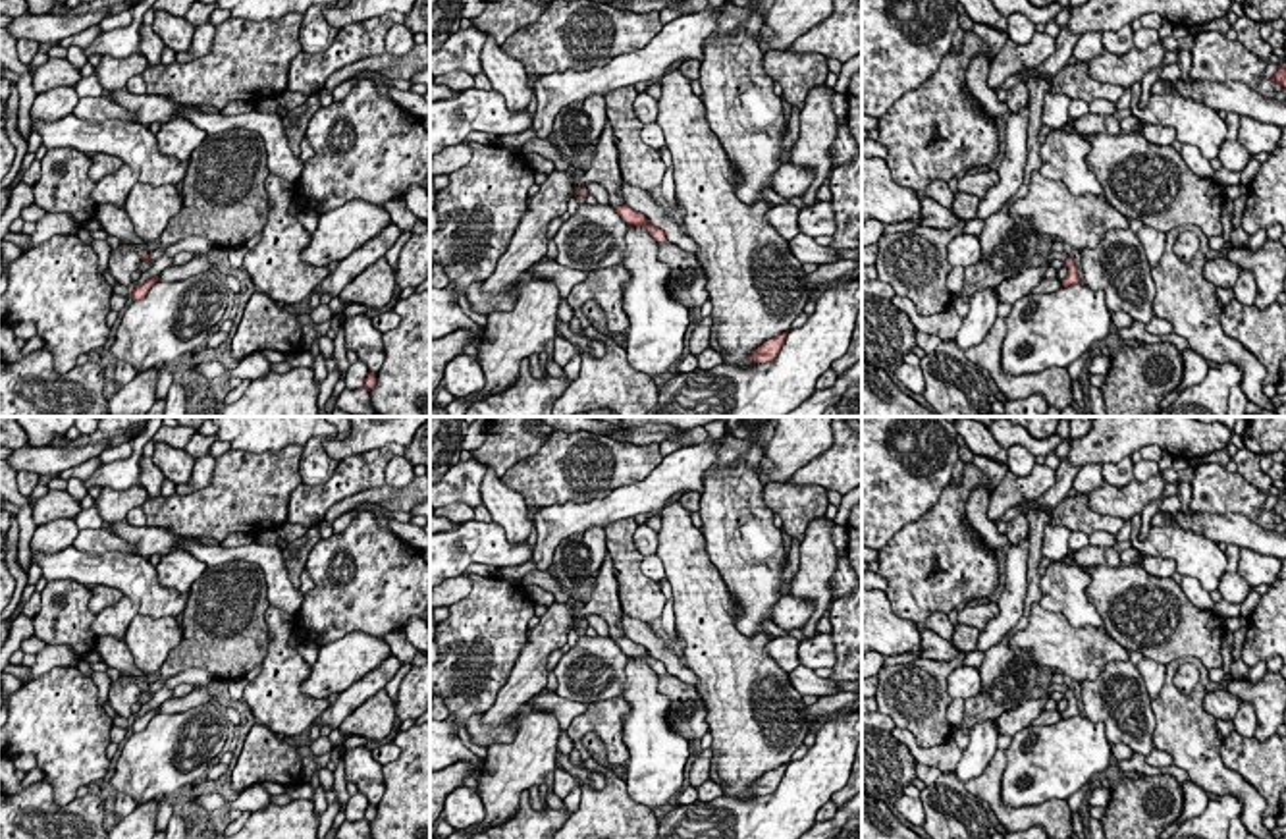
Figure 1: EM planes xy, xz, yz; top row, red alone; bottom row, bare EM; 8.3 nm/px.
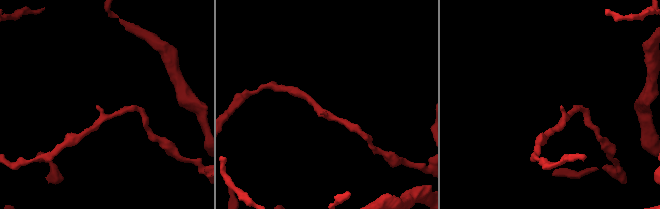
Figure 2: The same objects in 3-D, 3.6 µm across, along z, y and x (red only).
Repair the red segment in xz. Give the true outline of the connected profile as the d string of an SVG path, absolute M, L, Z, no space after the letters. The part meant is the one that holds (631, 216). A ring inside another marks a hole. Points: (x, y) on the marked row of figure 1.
M623 204L623 206L615 206L615 210L619 212L619 216L629 224L629 226L644 226L652 237L661 245L667 243L665 233L656 228L644 214L632 210L630 206Z

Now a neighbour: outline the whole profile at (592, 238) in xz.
M580 204L557 230L557 264L575 270L600 270L623 262L629 224L611 204Z

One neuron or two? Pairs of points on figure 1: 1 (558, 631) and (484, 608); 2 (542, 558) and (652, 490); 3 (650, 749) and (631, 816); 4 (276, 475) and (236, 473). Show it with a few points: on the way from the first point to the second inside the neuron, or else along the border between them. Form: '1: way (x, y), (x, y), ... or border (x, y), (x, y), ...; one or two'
1: border (529, 637), (508, 677); two
2: way (562, 529), (573, 517), (604, 512), (623, 502); one
3: border (623, 780), (625, 791), (652, 811); two
4: way (267, 475), (245, 475); one

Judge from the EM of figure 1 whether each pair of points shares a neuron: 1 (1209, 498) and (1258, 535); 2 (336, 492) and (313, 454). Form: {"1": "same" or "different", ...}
{"1": "different", "2": "different"}

